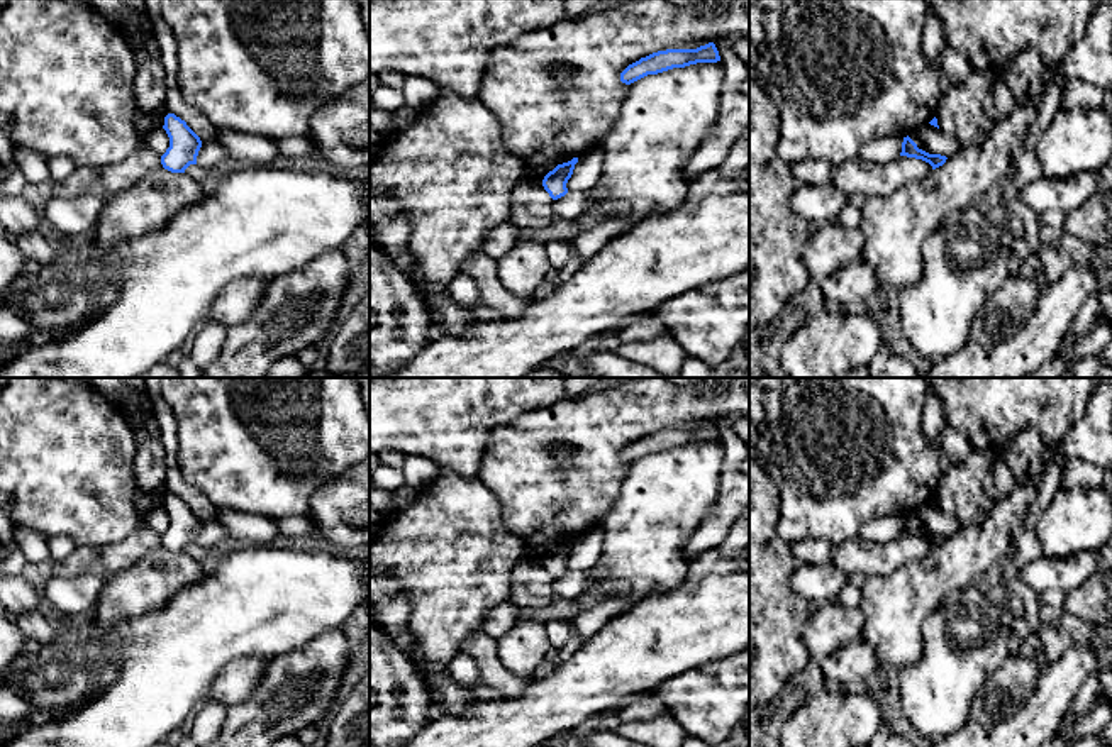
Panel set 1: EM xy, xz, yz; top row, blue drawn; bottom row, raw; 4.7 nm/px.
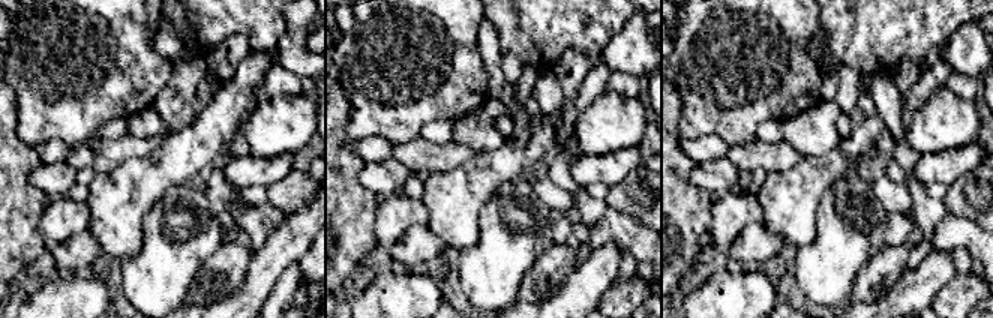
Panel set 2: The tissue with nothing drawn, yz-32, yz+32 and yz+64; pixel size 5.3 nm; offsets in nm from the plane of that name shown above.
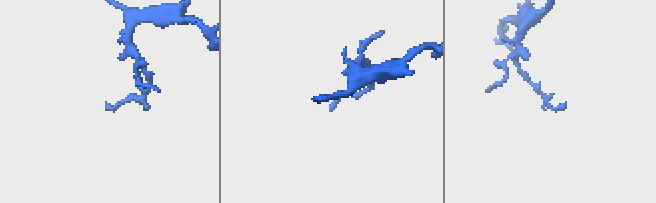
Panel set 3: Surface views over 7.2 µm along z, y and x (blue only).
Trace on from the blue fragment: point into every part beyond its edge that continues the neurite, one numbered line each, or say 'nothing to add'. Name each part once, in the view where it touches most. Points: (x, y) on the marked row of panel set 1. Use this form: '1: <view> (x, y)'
nothing to add

